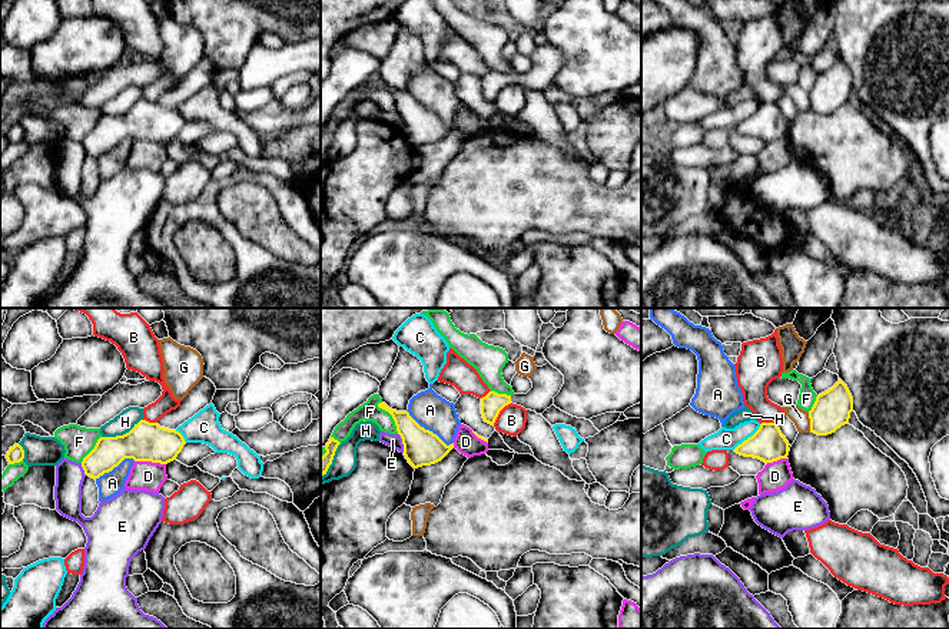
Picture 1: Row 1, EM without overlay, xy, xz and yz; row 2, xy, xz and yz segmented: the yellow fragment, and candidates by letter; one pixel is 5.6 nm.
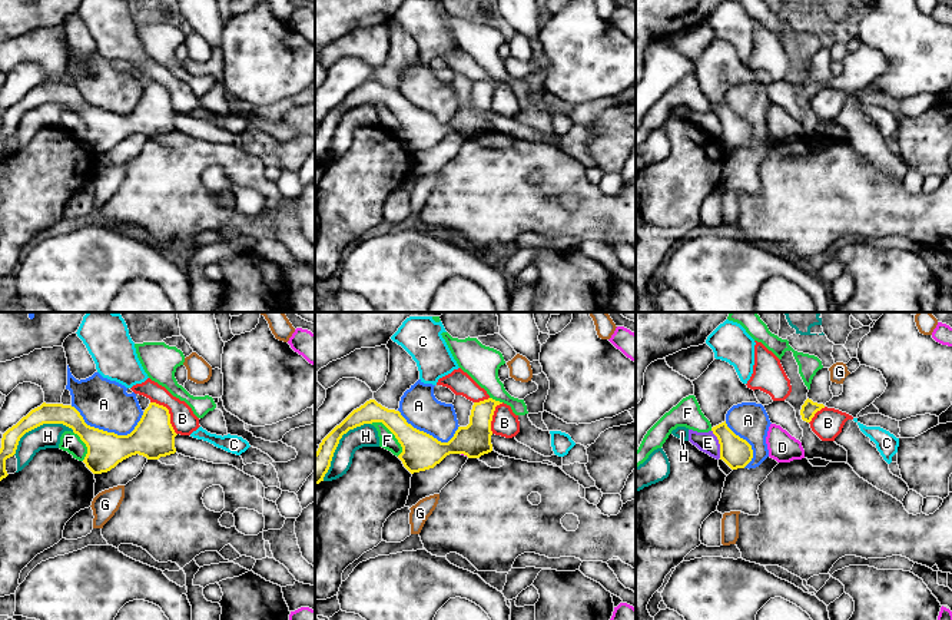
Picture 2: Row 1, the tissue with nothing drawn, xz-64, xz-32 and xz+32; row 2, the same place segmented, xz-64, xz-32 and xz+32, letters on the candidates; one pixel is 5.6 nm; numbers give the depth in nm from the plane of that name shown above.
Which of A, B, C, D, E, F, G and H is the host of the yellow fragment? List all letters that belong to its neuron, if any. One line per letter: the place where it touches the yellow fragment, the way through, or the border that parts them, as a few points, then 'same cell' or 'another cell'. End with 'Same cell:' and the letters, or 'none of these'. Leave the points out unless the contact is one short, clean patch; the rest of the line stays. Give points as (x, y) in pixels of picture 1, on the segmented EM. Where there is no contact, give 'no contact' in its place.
A: meets yellow in xz at (428, 430); another cell
B: meets yellow in xz at (498, 413); another cell
C: meets yellow in yz at (749, 437); border along yz (760, 424), (733, 449); another cell
D: meets yellow in xy at (151, 460); border along xy (135, 460), (151, 460), (165, 464); another cell
E: meets yellow in xz at (402, 443); border along xz (398, 433), (404, 452); another cell
F: meets yellow in xz at (391, 414); another cell
G: meets yellow in yz at (810, 421); border along yz (808, 413), (810, 430); another cell
H: meets yellow in xy at (123, 434); another cell
Same cell: none of these

